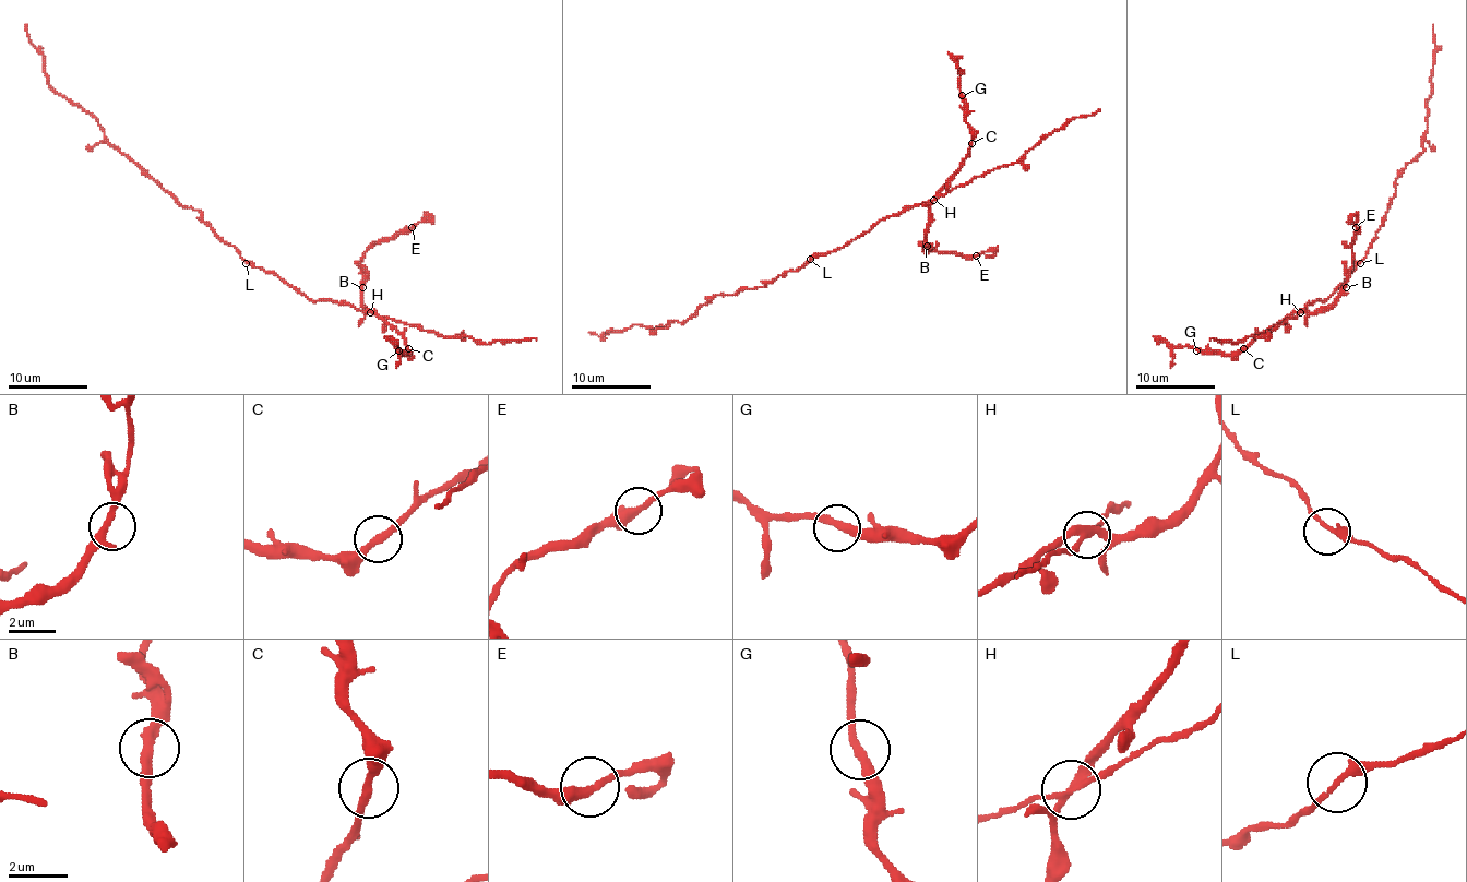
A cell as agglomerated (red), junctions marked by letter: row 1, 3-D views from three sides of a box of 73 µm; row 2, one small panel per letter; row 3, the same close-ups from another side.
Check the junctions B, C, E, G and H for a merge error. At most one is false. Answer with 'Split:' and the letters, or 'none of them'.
Split: none of them

